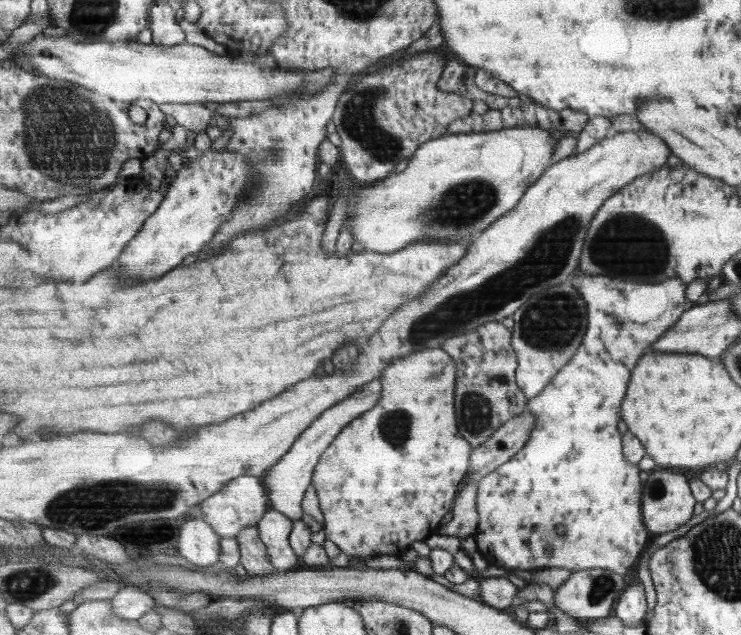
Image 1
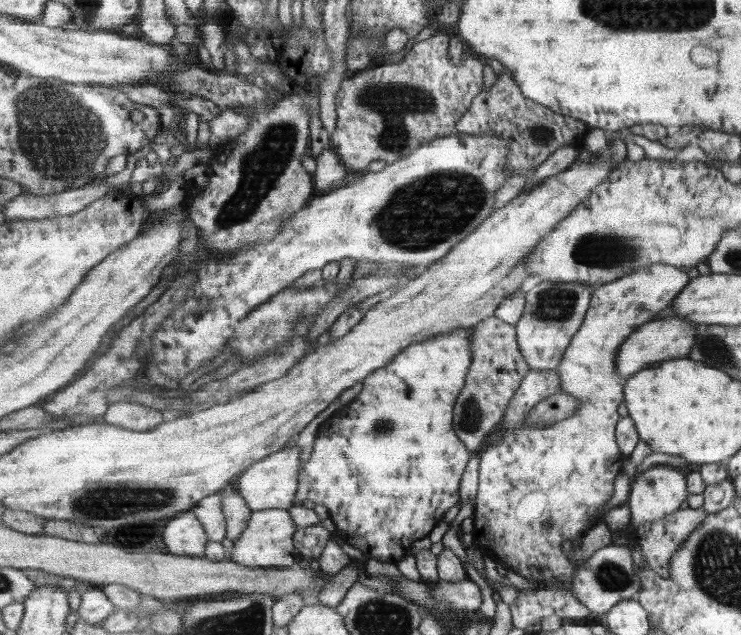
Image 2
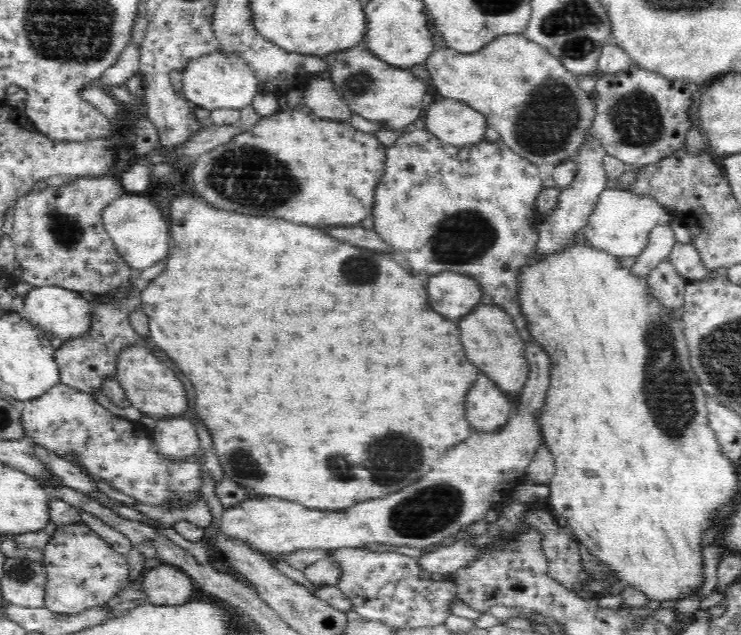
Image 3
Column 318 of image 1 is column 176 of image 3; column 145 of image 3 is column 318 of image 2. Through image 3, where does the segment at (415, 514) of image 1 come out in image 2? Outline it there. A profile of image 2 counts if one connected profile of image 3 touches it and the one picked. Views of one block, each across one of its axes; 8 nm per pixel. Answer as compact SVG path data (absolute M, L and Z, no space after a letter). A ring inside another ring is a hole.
M473 328L455 329L409 345L391 364L373 371L360 394L319 426L311 456L300 465L295 505L311 500L327 506L336 533L358 557L399 562L416 540L429 537L449 508L460 504L461 478L473 454L453 430L453 412L473 363L471 338Z

